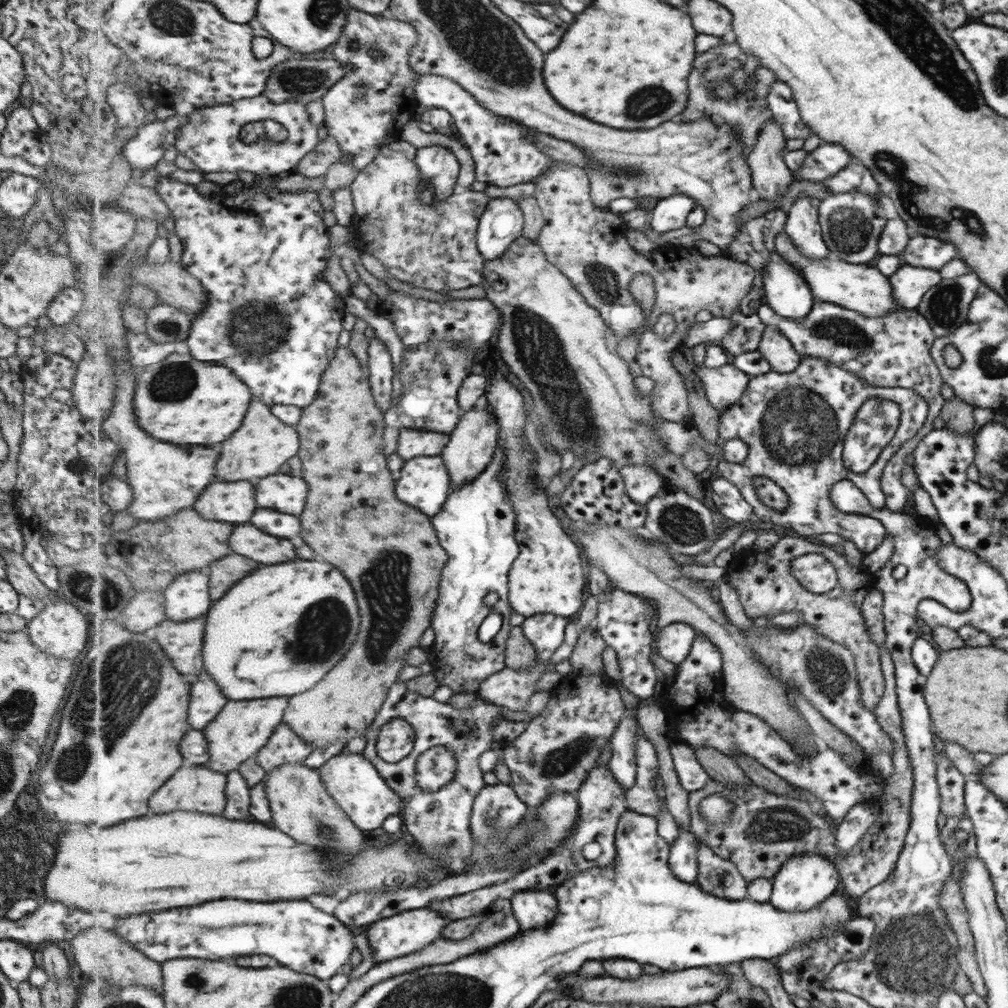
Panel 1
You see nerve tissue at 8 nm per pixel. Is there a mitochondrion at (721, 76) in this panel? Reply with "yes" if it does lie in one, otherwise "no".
yes

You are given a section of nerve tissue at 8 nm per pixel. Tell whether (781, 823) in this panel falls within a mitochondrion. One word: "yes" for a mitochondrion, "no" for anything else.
yes

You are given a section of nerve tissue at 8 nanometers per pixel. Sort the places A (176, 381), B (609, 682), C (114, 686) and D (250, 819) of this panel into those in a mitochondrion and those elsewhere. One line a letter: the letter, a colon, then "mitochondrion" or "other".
A: mitochondrion
B: other
C: mitochondrion
D: other

